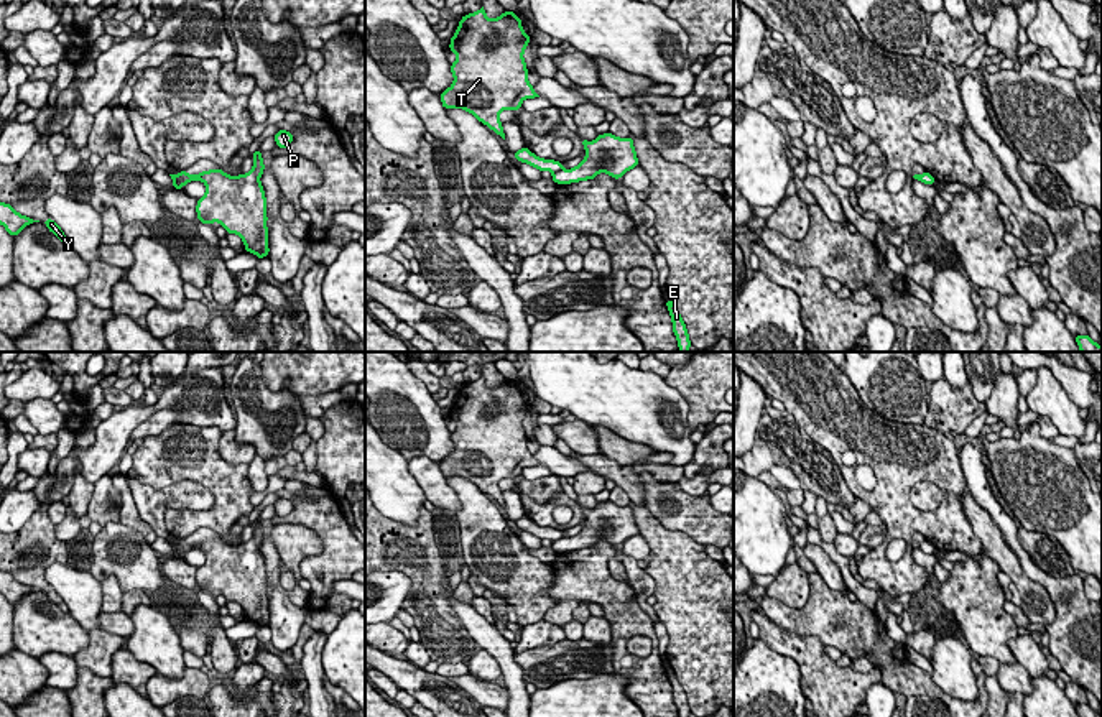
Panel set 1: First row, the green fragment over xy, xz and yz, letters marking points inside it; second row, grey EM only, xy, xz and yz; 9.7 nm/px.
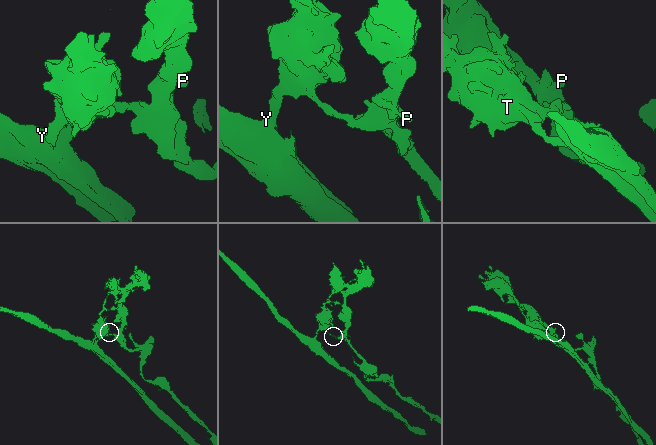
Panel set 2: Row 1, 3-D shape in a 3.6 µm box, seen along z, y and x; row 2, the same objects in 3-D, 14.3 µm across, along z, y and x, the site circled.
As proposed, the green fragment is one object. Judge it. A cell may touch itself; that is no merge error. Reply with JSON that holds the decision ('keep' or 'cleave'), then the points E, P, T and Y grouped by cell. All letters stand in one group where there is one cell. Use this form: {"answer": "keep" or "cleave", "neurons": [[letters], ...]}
{"answer": "cleave", "neurons": [["E", "P"], ["T", "Y"]]}

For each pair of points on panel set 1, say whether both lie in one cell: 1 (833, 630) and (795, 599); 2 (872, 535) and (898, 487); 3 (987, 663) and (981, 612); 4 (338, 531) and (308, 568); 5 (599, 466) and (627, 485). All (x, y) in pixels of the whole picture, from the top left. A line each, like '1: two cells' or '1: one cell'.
1: two cells
2: two cells
3: two cells
4: one cell
5: one cell

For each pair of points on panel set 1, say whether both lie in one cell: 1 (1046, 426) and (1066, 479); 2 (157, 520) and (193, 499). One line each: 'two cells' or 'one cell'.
1: two cells
2: one cell

